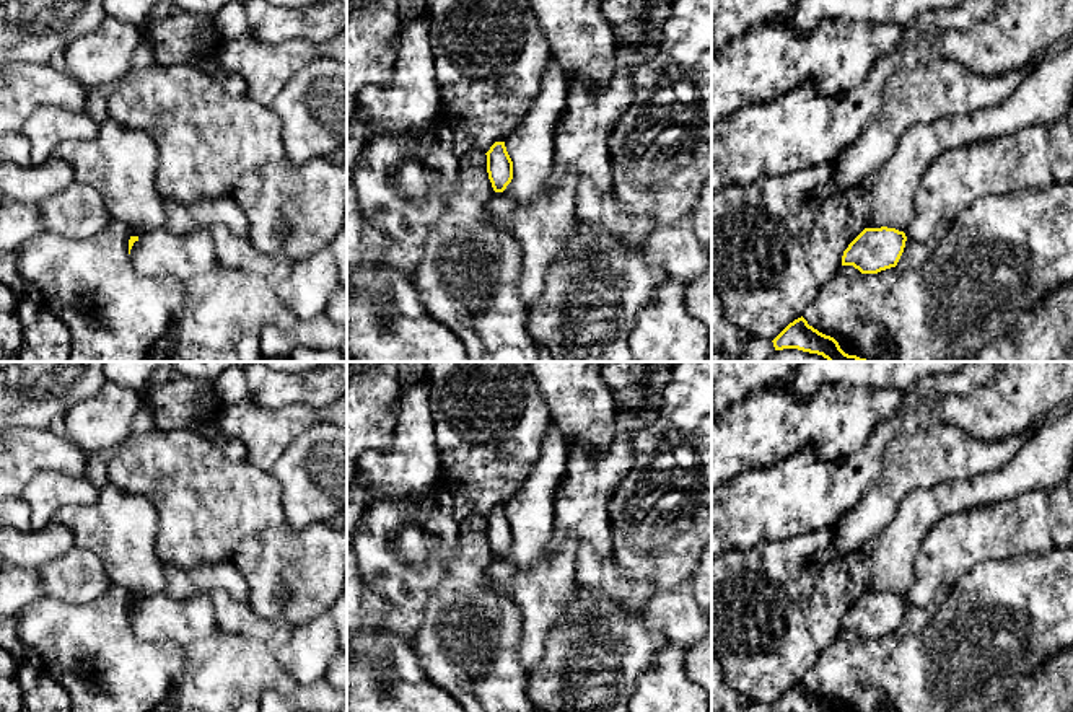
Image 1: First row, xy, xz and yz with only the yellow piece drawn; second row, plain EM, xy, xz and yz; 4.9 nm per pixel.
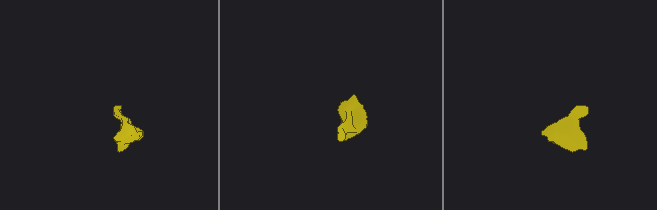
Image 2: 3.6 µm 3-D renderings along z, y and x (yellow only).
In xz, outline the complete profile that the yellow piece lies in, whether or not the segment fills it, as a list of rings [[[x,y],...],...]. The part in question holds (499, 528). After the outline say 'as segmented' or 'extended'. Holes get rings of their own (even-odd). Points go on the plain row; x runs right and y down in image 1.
[[[495,507],[487,520],[487,538],[495,557],[503,557],[513,544],[513,526],[505,507]]]; as segmented

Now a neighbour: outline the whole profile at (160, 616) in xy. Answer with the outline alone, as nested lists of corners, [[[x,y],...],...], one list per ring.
[[[158,591],[142,596],[129,621],[140,639],[171,640],[182,647],[205,640],[218,629],[210,595],[176,600]]]

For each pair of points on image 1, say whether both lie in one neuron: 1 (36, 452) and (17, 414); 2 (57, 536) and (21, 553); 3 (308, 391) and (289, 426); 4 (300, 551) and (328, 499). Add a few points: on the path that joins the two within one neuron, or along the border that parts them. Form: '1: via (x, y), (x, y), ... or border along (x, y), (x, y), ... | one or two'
1: border along (17, 426), (46, 429) | two
2: via (49, 544), (30, 549) | one
3: border along (329, 403), (324, 406), (284, 404), (264, 408) | two
4: border along (329, 522), (313, 522), (302, 528), (287, 527) | two

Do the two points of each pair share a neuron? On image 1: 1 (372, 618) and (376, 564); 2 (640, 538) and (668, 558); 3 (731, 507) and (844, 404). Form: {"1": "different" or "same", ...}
{"1": "different", "2": "same", "3": "different"}

